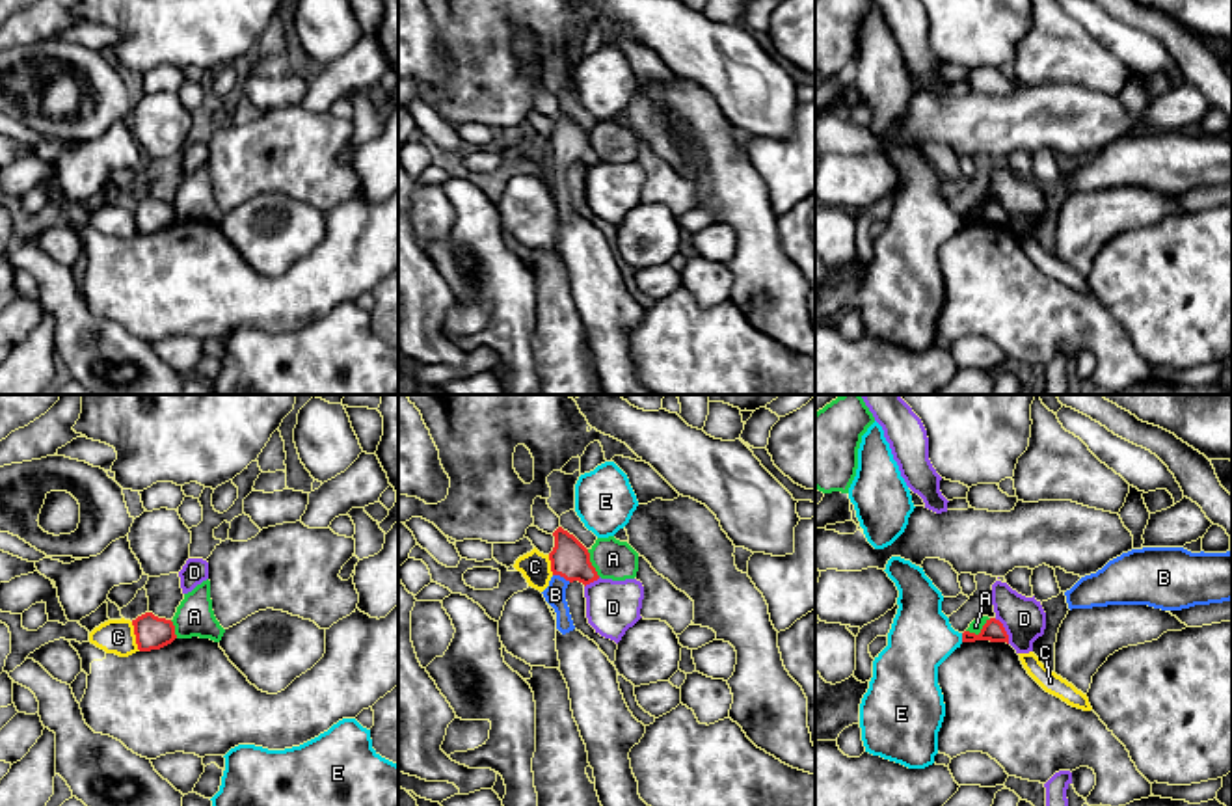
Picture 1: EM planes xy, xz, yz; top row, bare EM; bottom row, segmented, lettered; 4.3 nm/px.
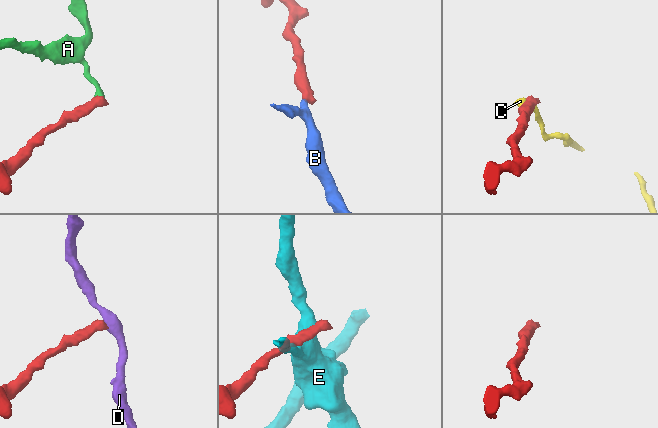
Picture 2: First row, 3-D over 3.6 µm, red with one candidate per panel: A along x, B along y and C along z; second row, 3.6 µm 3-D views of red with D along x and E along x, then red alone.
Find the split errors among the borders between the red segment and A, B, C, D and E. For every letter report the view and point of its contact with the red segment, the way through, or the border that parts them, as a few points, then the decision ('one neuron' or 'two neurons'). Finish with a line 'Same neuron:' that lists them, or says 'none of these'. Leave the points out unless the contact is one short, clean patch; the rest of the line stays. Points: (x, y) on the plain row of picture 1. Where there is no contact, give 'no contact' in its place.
A: meets red in yz at (981, 214); border along yz (990, 201), (977, 216), (966, 214); two neurons
B: meets red in xz at (562, 159); runs through xz (570, 142), (562, 159), (555, 177); one neuron
C: meets red in xy at (136, 220); border along xy (131, 205), (134, 226), (140, 233); two neurons
D: meets red in yz at (1004, 213); border along yz (994, 201), (1002, 207), (1009, 226); two neurons
E: meets red in yz at (963, 220); two neurons
Same neuron: B

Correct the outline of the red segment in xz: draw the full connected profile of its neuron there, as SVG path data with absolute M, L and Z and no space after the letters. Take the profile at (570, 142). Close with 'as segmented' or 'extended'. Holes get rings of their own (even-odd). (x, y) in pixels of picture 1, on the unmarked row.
M558 110L553 119L555 130L549 136L553 160L542 177L556 195L556 212L566 218L575 212L566 184L568 168L579 164L586 169L599 158L590 145L588 132L573 117Z; extended

